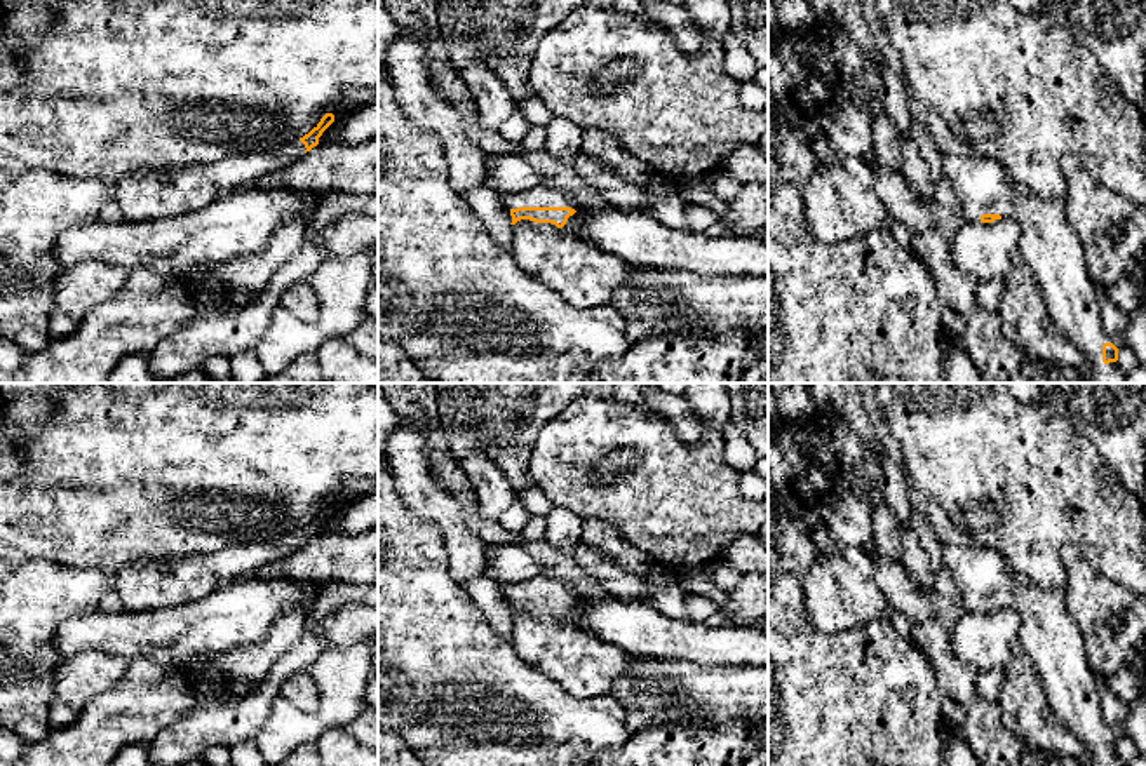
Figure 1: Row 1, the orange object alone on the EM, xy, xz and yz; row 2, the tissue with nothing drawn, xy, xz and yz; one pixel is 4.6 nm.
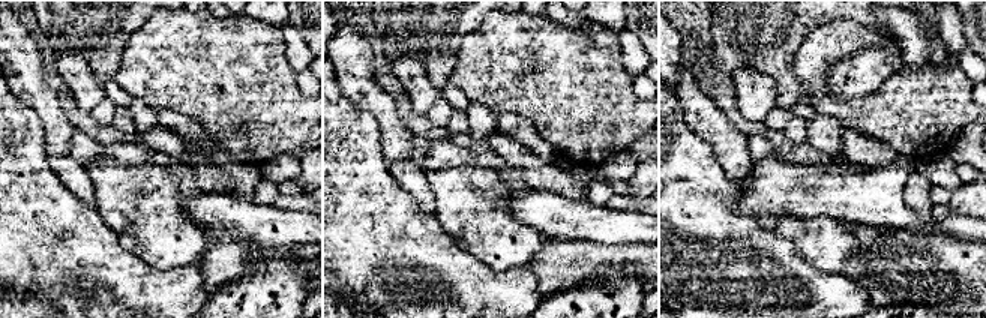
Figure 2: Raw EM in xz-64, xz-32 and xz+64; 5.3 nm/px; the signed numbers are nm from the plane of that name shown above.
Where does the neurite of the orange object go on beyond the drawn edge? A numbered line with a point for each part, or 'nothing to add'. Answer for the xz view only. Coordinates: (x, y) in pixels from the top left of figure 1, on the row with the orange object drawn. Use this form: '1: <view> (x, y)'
1: xz (582, 274)

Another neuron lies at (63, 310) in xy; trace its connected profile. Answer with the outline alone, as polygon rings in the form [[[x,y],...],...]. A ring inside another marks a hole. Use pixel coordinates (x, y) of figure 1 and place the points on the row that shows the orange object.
[[[84,261],[63,272],[52,292],[47,341],[75,331],[92,308],[113,298],[127,280],[129,270],[101,261]]]

